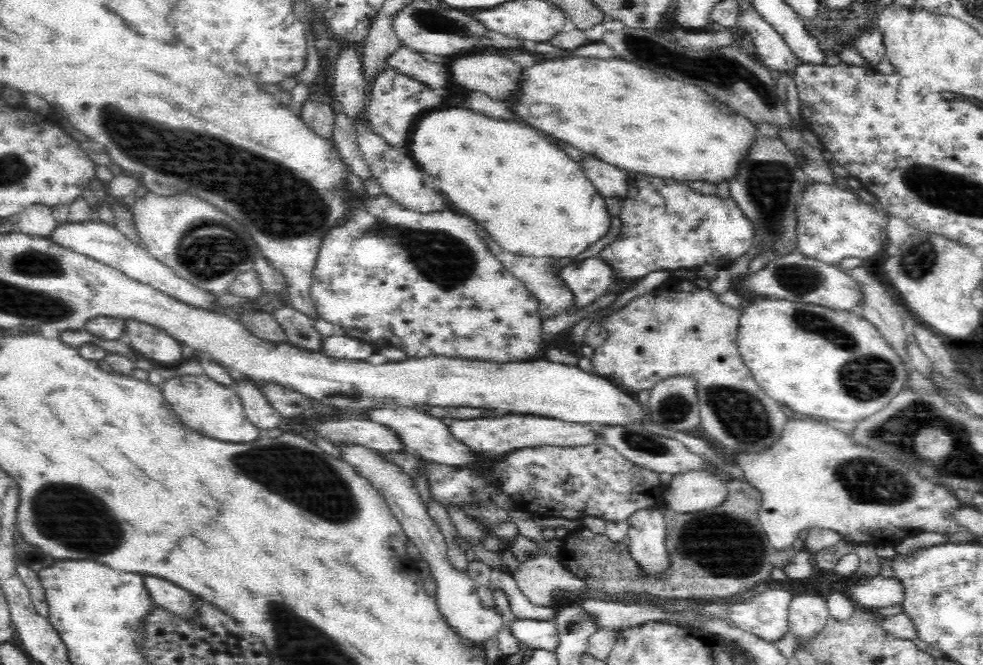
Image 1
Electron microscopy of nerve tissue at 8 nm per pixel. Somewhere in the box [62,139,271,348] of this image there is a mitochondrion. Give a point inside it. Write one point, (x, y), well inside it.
(208, 248)

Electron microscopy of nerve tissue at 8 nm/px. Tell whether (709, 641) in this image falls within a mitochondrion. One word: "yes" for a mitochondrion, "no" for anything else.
no

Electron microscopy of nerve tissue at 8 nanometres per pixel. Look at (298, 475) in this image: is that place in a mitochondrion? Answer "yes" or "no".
yes

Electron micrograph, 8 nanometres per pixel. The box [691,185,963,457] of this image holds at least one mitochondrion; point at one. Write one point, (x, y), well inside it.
(864, 377)

